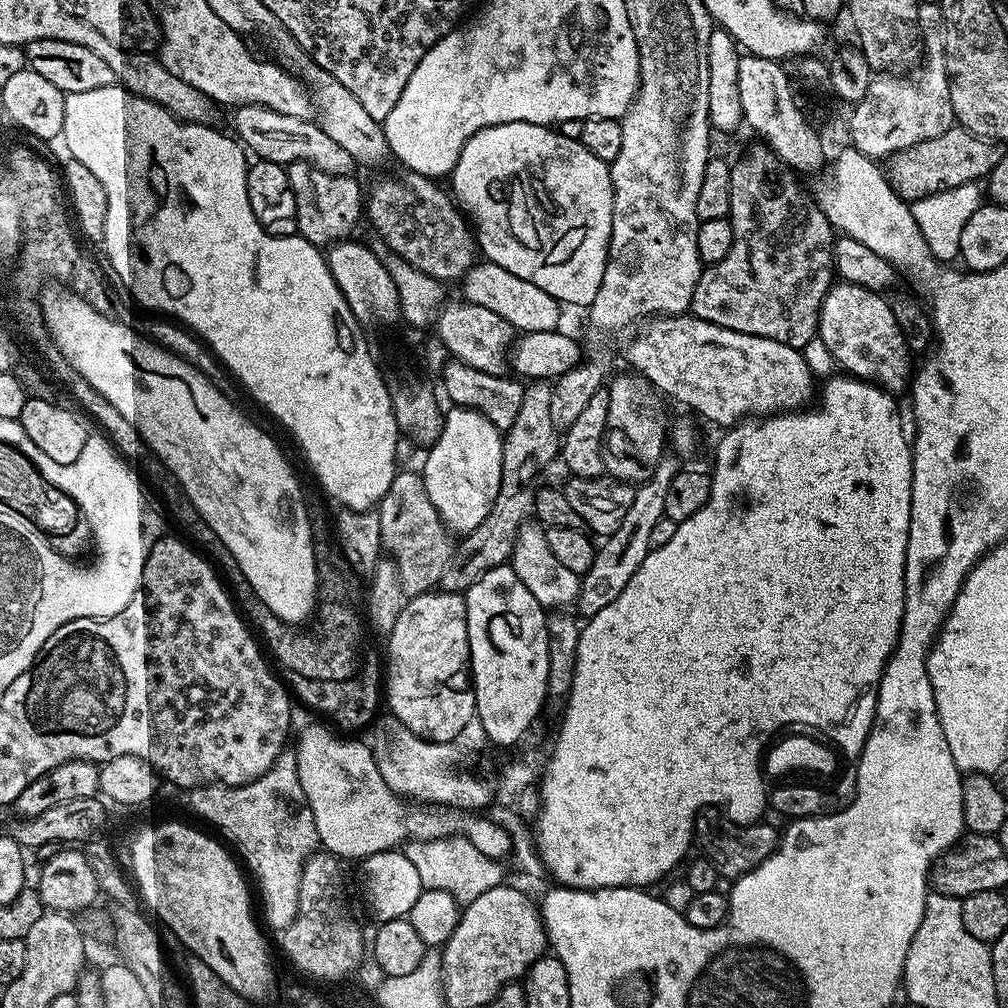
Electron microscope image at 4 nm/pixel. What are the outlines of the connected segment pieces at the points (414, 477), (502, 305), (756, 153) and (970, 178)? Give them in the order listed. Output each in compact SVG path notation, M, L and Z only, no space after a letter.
M397 471L390 490L380 499L378 511L382 526L380 543L383 551L396 562L405 597L433 591L452 557L454 536L442 522L438 510L434 510L434 502L430 502L430 494L426 494L423 475L419 471Z
M476 262L462 281L463 299L474 306L486 306L486 310L494 310L498 318L506 318L517 333L555 332L561 327L560 311L562 305L546 290L534 286L534 282L526 282L526 278L518 278L518 274L510 274L510 270L502 270L502 266L491 262Z
M756 142L740 161L732 164L728 216L734 230L734 246L730 246L730 254L726 254L722 262L709 264L701 271L698 286L694 286L691 315L714 326L726 326L726 330L738 330L758 338L774 338L774 342L782 342L791 348L802 349L817 336L820 307L834 283L834 229L815 199L804 193L796 179L797 173L778 159L764 142Z
M953 126L946 130L946 134L942 134L942 138L930 138L894 153L887 161L886 175L892 189L903 200L911 202L947 188L983 181L994 170L994 166L998 166L1001 155L1001 145L995 140Z

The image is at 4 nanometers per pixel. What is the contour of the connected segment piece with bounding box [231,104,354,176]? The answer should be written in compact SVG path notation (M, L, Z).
M242 104L233 112L236 113L232 116L231 131L253 157L285 166L305 160L318 170L326 170L326 174L335 176L347 176L353 171L354 162L350 154L346 154L346 149L338 146L338 142L334 142L334 138L311 119L278 114L278 110L270 110L261 104Z

